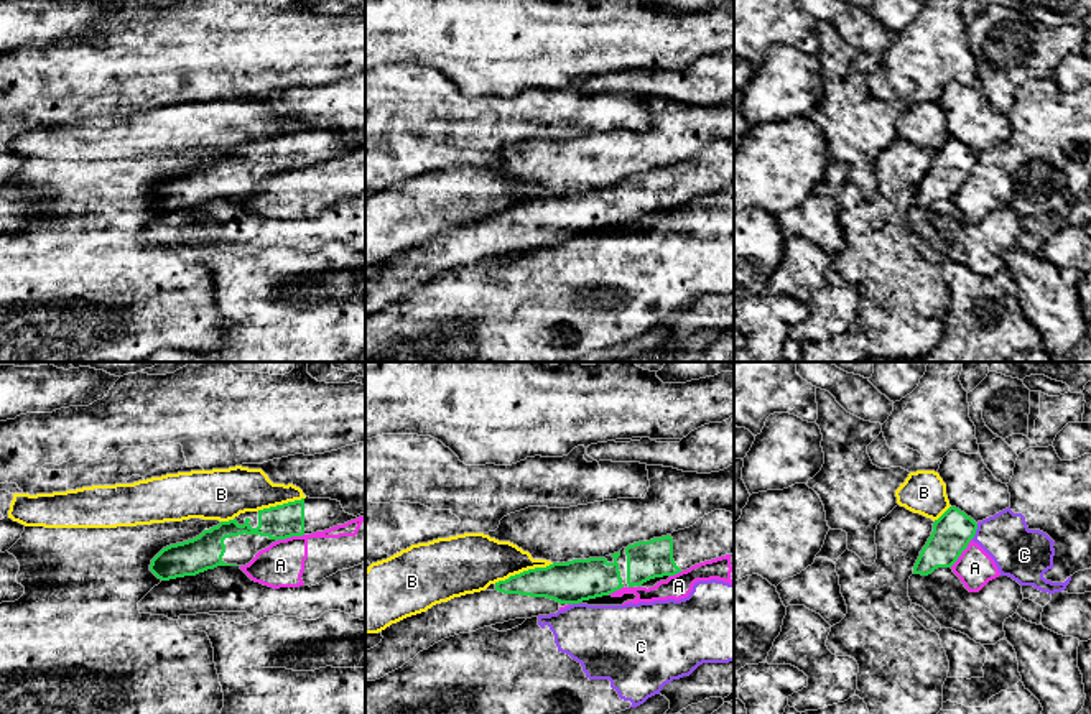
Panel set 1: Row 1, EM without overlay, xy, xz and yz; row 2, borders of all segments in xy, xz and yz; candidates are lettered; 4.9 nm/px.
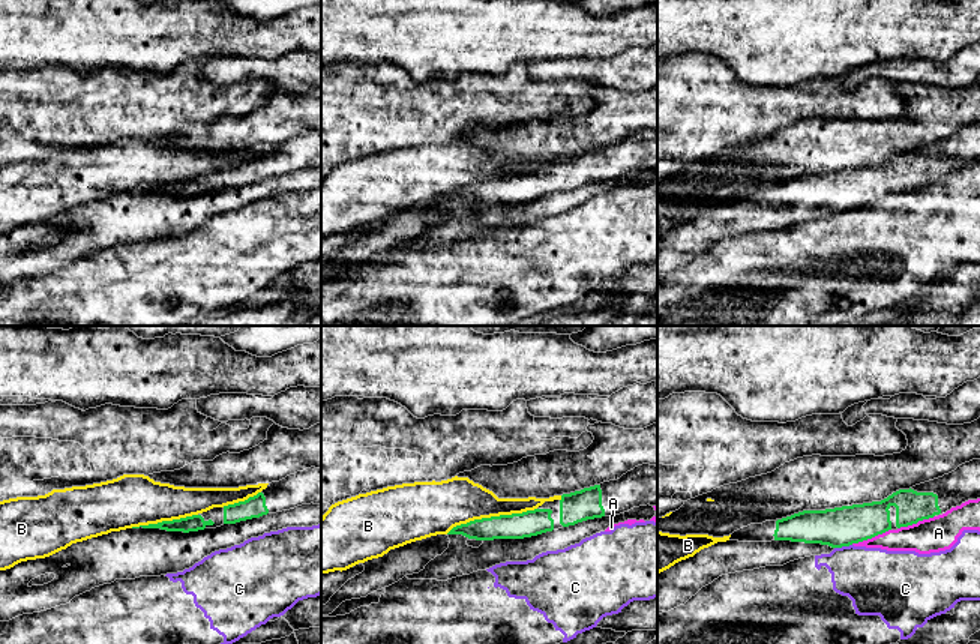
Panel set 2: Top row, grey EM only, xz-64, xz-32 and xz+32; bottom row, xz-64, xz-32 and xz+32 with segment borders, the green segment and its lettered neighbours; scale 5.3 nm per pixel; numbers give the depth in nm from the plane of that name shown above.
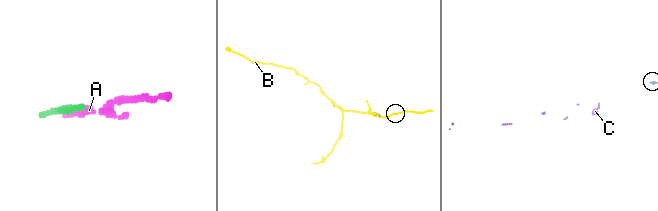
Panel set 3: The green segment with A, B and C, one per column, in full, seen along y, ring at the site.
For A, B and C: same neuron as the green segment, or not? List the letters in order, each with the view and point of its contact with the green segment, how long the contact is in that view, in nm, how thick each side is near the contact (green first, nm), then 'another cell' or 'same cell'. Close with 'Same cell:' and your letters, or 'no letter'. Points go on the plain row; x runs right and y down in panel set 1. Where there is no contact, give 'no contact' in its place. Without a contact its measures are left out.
A: yz (961, 183) | 180 nm | 190/180 nm | another cell
B: xz (524, 203) | 320 nm | 200/280 nm | another cell
C: yz (974, 163) | 90 nm | 190/260 nm | another cell
Same cell: no letter

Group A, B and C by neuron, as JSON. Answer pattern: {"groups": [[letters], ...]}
{"groups": [["A", "C"], ["B"]]}

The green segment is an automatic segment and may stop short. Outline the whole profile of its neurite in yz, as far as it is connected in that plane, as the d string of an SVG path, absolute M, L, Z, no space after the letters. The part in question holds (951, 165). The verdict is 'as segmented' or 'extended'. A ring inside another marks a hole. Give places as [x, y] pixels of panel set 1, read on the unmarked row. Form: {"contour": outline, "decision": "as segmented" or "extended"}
{"contour": "M949 138L933 155L931 168L920 183L913 206L928 207L938 199L951 199L974 169L977 155L956 138Z", "decision": "as segmented"}

